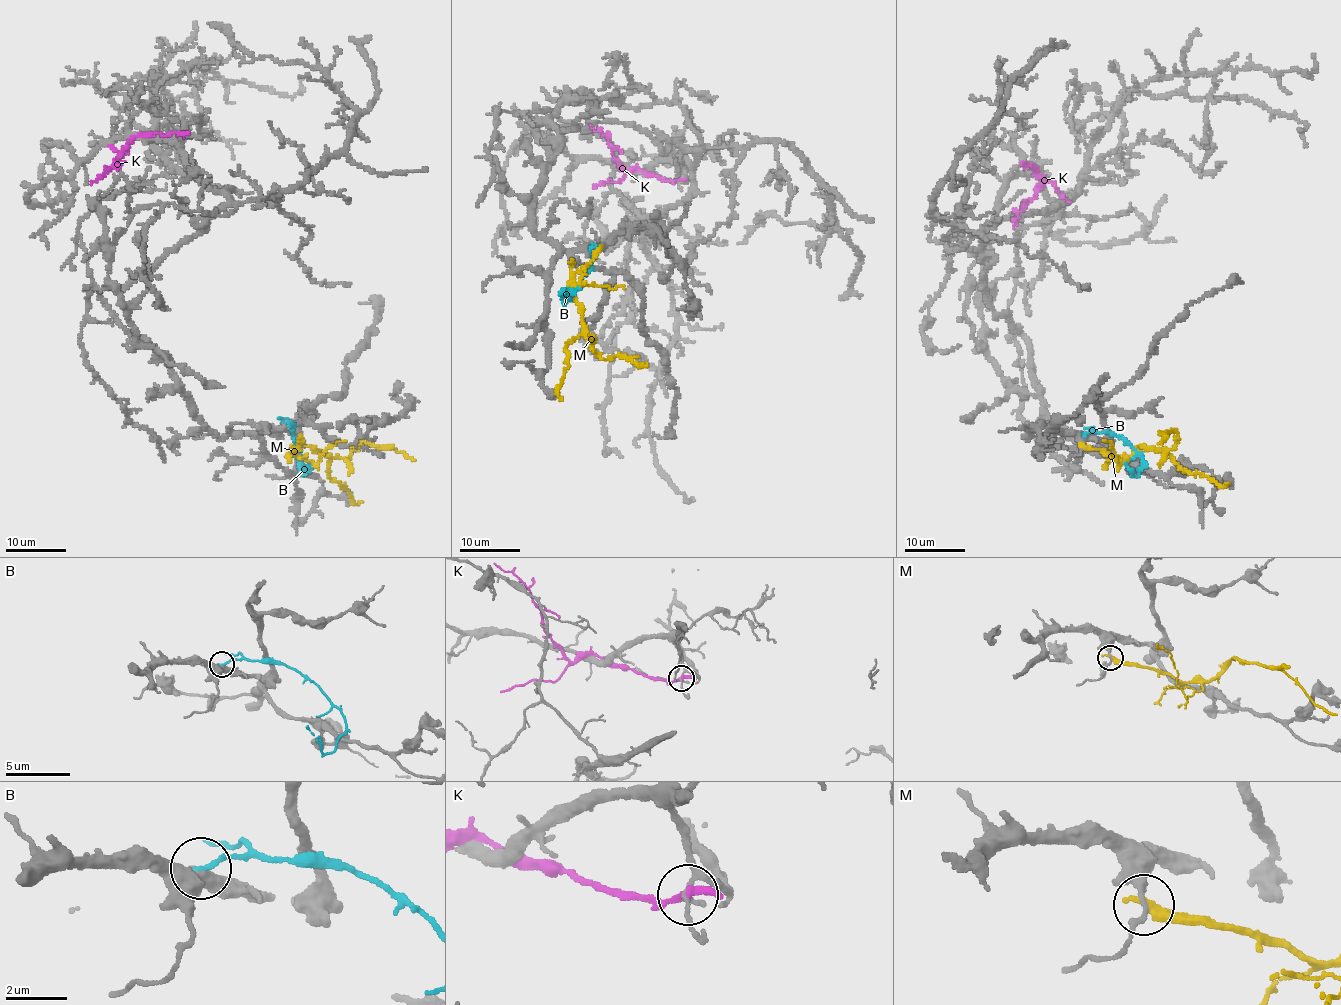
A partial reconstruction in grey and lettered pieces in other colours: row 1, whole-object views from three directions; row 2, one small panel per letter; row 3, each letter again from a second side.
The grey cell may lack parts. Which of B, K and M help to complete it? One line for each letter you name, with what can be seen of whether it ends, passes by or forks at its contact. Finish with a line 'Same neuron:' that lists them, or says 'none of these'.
Same neuron: none of these

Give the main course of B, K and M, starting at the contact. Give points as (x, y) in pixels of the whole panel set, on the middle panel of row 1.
B: (597, 247), (592, 267), (566, 300), (561, 296), (565, 291), (580, 290)
K: (678, 180), (669, 181), (635, 169), (627, 171), (615, 157), (606, 136), (590, 125)
M: (600, 249), (575, 275), (569, 292), (580, 307), (583, 333), (603, 360), (627, 357), (640, 367), (646, 364)

